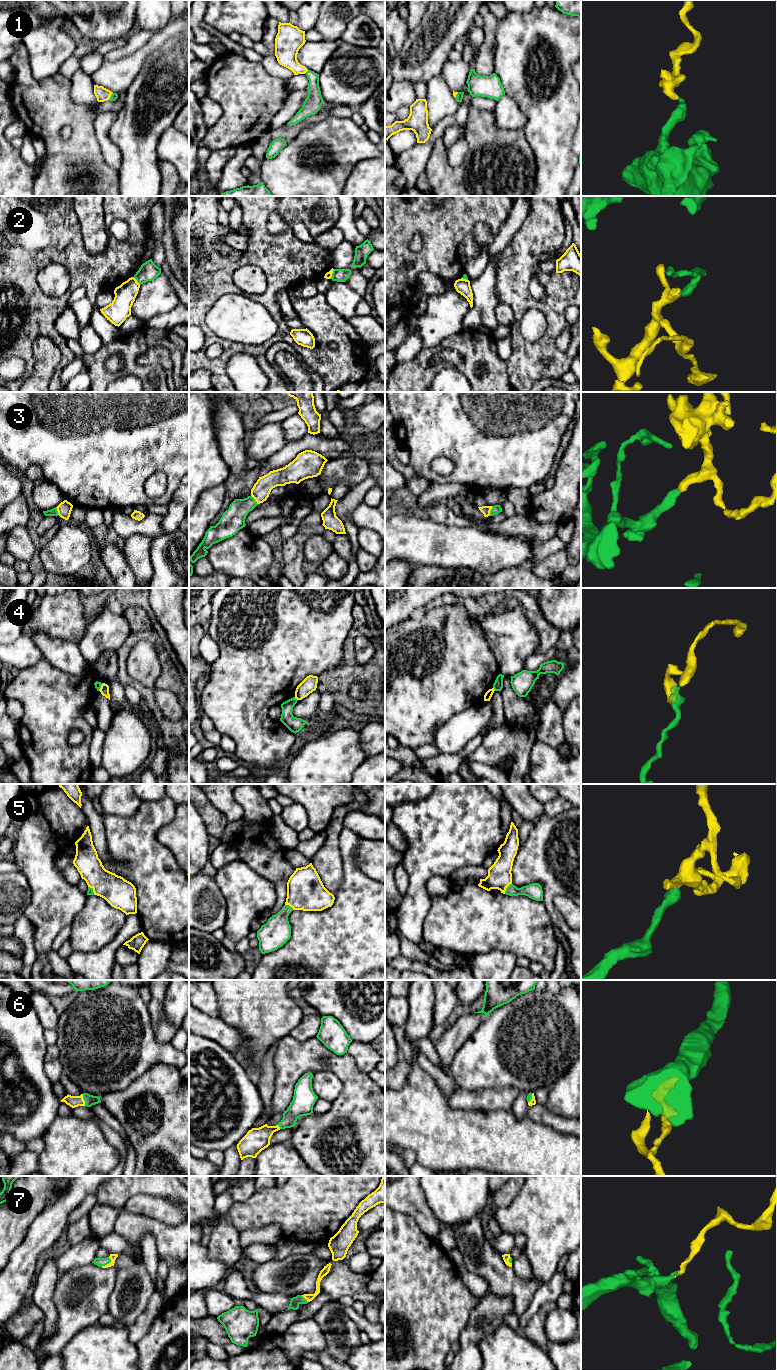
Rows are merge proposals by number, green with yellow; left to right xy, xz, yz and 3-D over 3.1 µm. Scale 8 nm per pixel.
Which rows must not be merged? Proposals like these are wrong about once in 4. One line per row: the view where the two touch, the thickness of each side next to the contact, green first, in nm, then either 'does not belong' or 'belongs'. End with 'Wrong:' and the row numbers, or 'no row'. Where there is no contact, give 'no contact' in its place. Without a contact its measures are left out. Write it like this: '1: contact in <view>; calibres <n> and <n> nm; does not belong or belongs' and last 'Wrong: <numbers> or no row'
1: contact in xz; calibres 140 and 190 nm; belongs
2: contact in xy; calibres 150 and 170 nm; does not belong
3: contact in yz; calibres 70 and 70 nm; belongs
4: contact in xz; calibres 120 and 120 nm; does not belong
5: contact in yz; calibres 130 and 190 nm; belongs
6: contact in xy; calibres 90 and 100 nm; belongs
7: contact in xy; calibres 70 and 50 nm; belongs
Wrong: 2, 4

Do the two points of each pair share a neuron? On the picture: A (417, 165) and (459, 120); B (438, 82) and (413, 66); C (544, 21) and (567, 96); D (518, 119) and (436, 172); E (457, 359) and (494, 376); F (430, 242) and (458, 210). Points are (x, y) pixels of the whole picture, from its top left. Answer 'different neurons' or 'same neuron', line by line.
A: same neuron
B: different neurons
C: same neuron
D: different neurons
E: same neuron
F: same neuron

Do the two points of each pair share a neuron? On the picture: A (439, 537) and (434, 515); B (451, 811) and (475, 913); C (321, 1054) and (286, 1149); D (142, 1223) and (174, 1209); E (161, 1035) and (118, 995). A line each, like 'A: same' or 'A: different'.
A: different
B: different
C: different
D: different
E: different

